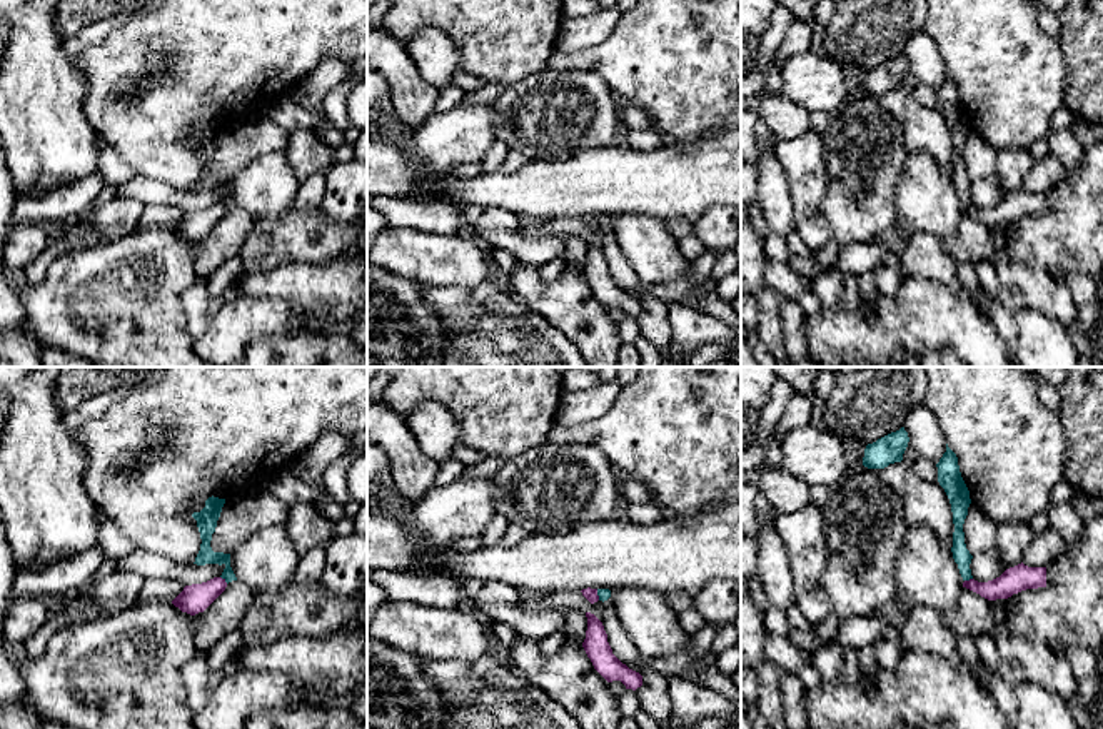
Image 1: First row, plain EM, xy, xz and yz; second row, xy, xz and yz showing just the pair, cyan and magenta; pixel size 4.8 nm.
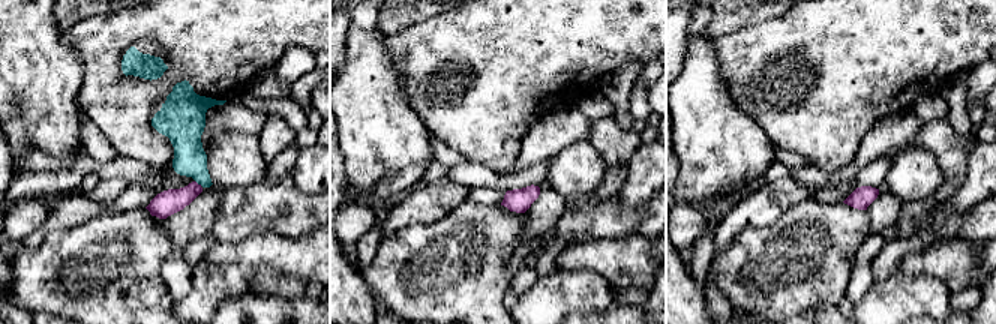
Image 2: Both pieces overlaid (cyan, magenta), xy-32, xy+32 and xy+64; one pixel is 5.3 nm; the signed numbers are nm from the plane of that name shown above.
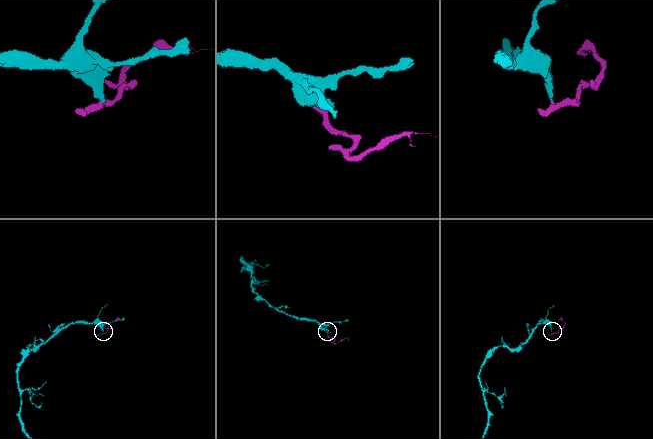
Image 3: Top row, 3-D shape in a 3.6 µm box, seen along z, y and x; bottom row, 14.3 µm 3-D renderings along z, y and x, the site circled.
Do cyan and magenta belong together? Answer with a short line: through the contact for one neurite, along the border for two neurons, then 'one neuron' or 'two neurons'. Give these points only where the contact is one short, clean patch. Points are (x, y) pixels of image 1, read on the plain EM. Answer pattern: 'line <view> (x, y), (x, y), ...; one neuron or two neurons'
line xy (221, 202), (227, 209); two neurons

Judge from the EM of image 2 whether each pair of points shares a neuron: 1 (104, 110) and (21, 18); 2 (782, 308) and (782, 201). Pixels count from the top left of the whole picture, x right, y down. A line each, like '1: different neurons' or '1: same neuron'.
1: different neurons
2: different neurons

